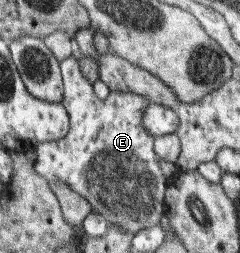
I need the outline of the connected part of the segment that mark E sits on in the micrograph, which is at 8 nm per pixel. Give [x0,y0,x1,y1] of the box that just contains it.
[35,56,169,235]

